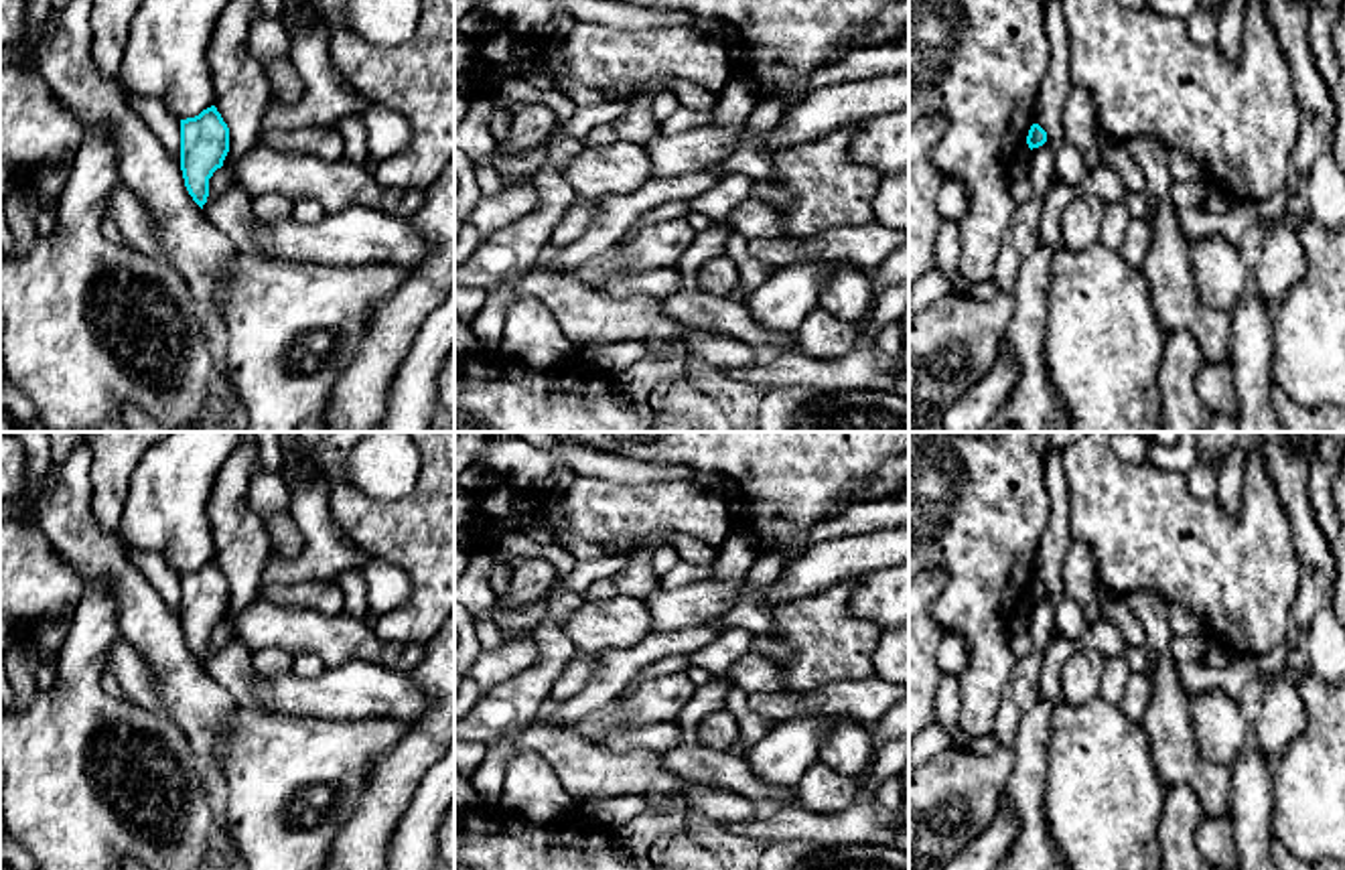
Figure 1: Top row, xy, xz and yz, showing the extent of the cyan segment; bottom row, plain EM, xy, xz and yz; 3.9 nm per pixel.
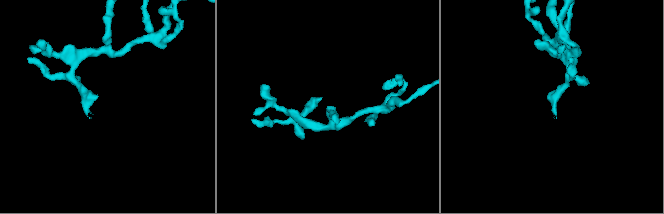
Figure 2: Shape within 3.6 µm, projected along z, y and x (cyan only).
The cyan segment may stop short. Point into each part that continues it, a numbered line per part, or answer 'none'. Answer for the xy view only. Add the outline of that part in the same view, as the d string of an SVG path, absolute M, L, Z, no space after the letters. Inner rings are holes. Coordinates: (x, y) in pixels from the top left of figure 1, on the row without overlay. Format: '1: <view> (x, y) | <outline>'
1: xy (232, 668) | M231 641L223 651L207 653L203 667L239 706L262 710L254 694L262 683L262 675L254 669L252 651L243 643Z

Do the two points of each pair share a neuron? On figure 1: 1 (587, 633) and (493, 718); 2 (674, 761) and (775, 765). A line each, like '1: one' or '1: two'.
1: two
2: two

